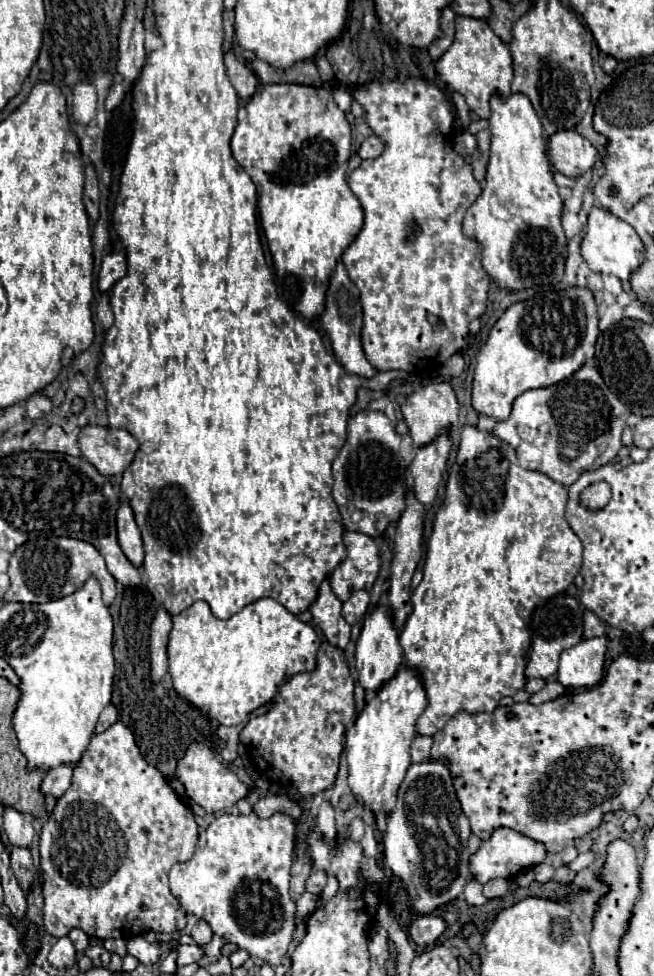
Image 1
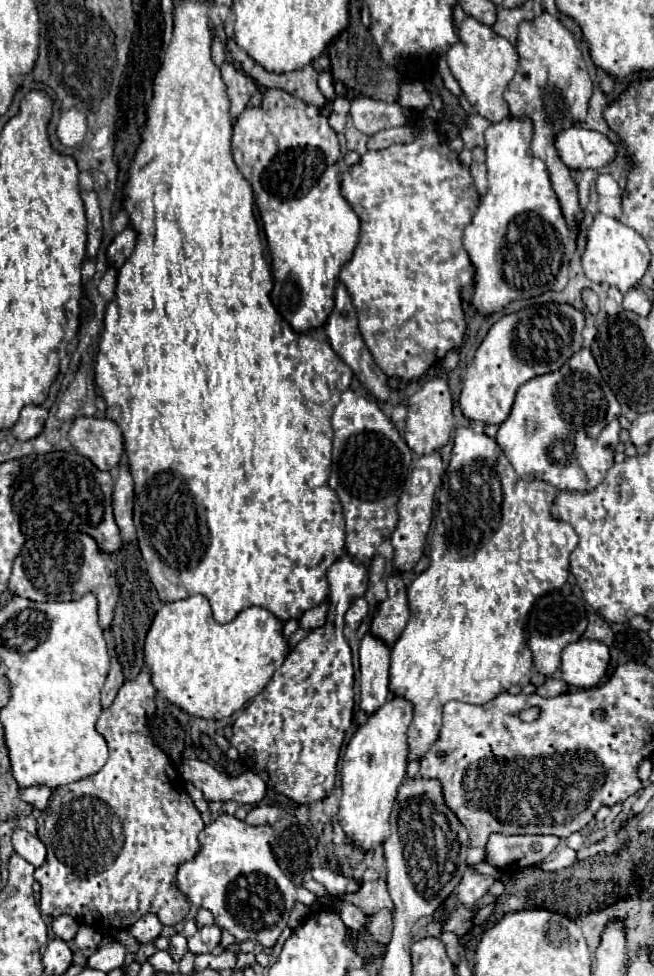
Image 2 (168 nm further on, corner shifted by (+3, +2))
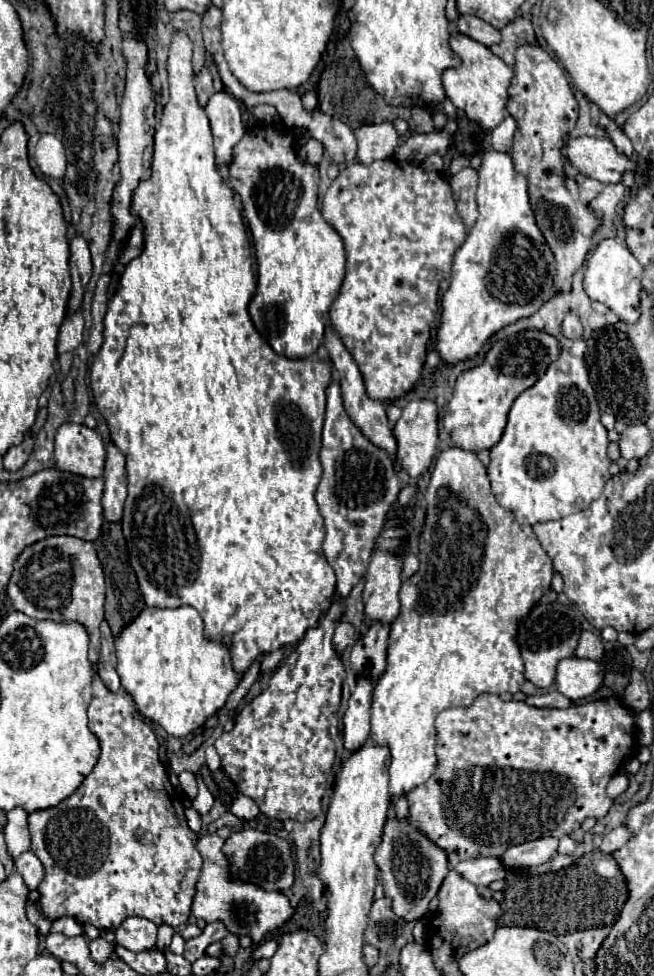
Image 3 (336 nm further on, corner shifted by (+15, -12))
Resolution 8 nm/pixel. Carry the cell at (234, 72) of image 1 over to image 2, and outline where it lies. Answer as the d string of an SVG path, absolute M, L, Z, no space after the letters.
M231 62L221 64L221 76L227 84L227 94L229 94L229 102L231 102L231 116L237 118L245 110L245 106L249 104L251 96L257 92L257 84L253 78L249 78L245 72L241 72Z

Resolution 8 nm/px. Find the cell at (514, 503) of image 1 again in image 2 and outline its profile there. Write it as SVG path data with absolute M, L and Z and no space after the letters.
M457 428L453 444L431 536L431 562L407 588L411 618L391 648L389 688L415 706L407 732L409 760L419 760L433 746L441 728L441 710L449 700L483 704L511 686L525 686L531 680L535 670L525 630L529 612L535 600L567 582L569 556L579 544L573 526L551 516L557 488L543 480L519 478L495 438Z

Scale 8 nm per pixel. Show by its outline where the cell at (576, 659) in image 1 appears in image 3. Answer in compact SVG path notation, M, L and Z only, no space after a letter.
M565 658L557 666L555 676L557 690L571 700L581 700L591 696L603 684L603 670L593 660Z

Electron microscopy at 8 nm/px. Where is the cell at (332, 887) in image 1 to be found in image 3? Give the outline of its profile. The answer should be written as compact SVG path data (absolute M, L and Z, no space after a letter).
M207 834L197 842L197 850L203 856L203 870L197 882L197 894L193 898L191 912L197 918L203 918L205 922L221 920L227 924L231 934L237 936L249 934L253 942L259 944L267 932L277 930L287 922L287 918L293 914L293 908L281 892L265 892L257 886L229 880L229 862L225 862L225 856L221 854L221 846L223 840L217 834Z

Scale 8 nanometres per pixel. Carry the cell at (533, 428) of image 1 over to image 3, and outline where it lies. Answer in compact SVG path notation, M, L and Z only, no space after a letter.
M563 348L557 360L549 364L547 372L513 402L507 428L501 440L491 448L491 464L487 468L491 490L497 502L507 508L519 524L533 526L537 522L559 520L573 512L581 512L603 494L603 486L611 478L607 446L607 430L599 422L599 406L595 390L589 384L585 362Z

